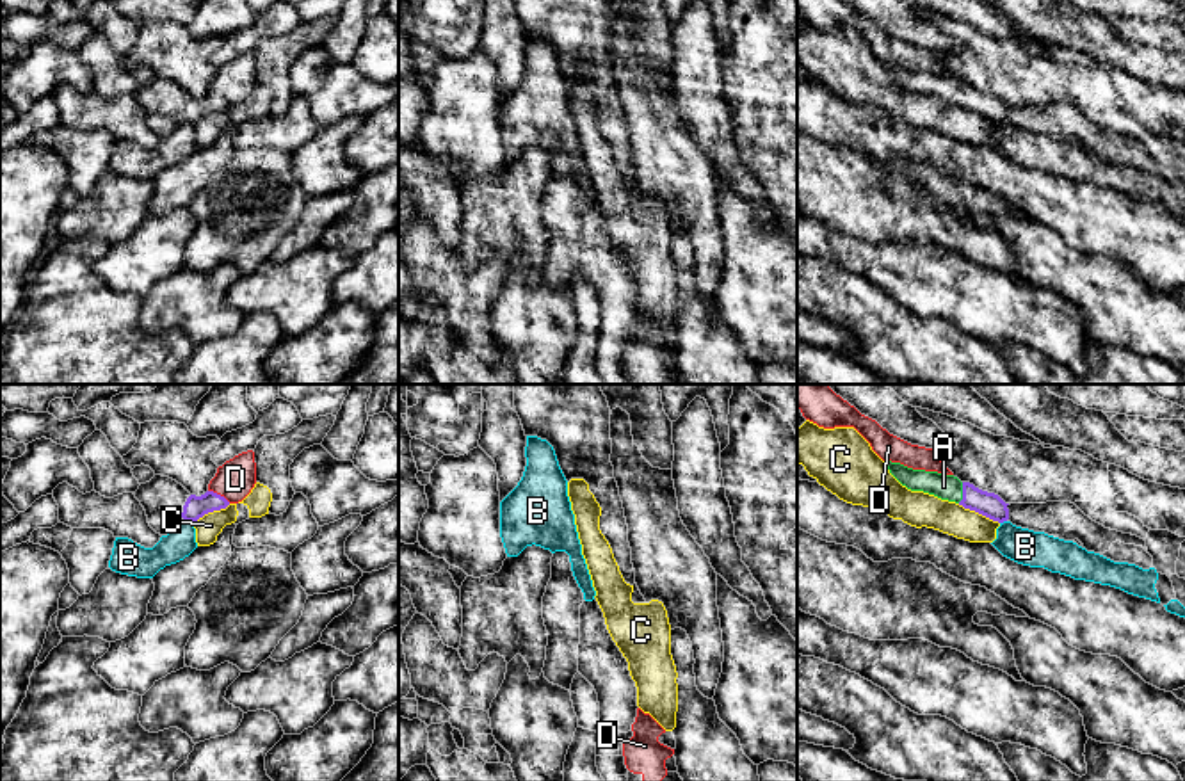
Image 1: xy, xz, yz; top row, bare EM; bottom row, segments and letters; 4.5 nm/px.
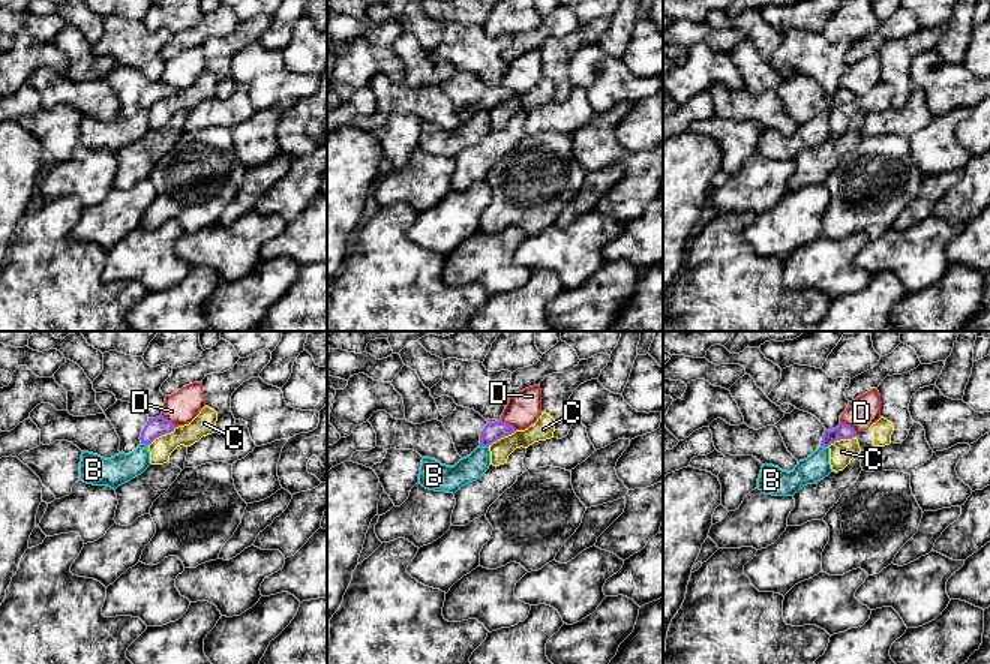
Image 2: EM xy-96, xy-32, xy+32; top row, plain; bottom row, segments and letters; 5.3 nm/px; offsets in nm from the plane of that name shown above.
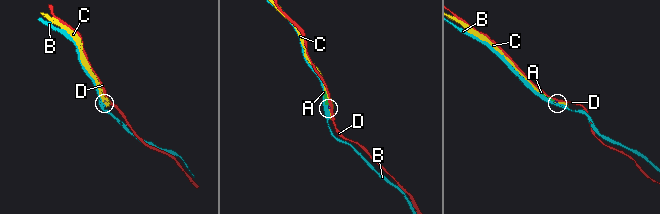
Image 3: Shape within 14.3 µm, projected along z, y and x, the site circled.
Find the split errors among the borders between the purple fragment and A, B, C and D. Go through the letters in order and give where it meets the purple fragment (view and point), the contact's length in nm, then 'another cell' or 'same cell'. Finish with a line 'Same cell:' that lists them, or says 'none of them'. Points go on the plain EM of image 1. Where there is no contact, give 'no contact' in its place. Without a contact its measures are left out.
A: yz (963, 95) | 100 nm | same cell
B: xy (189, 121) | 50 nm | another cell
C: yz (979, 114) | 220 nm | another cell
D: xy (219, 96) | 120 nm | another cell
Same cell: A

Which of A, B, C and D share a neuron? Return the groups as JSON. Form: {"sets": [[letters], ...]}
{"sets": [["A"], ["B"], ["C"], ["D"]]}

